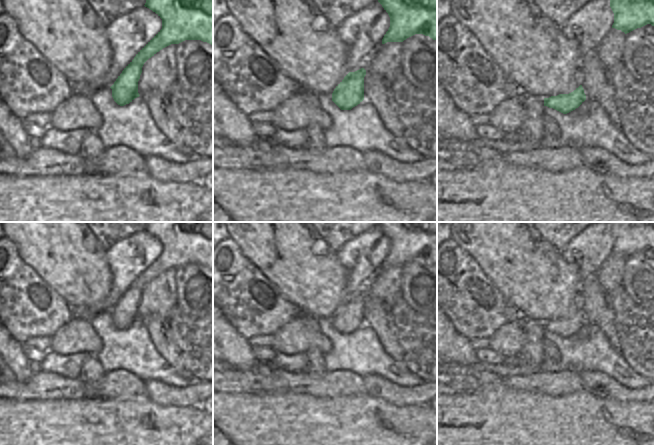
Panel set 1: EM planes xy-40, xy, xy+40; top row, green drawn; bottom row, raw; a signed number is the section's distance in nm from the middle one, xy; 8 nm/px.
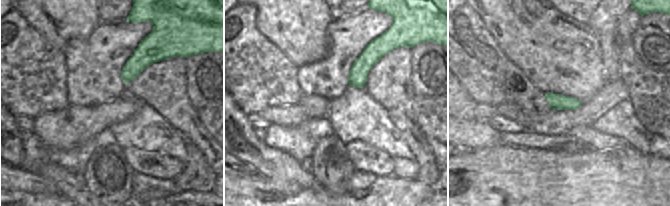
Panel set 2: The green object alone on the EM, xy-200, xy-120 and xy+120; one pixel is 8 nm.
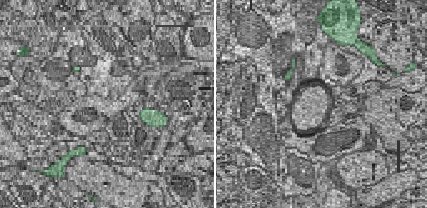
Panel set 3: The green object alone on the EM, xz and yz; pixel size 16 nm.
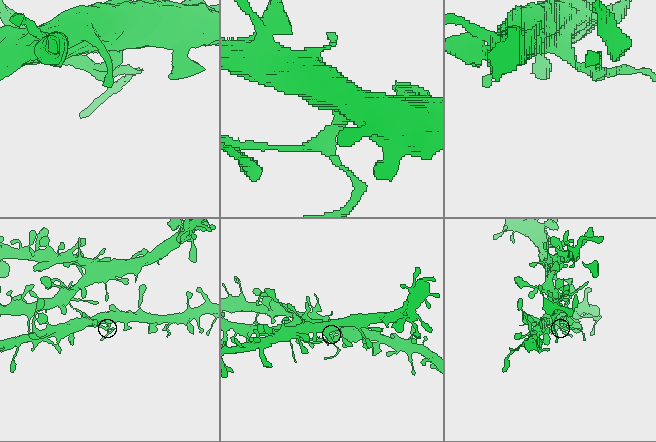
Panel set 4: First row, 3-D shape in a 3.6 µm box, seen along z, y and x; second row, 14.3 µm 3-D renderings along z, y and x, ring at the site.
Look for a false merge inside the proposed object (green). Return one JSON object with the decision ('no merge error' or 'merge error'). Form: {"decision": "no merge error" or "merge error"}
{"decision": "merge error"}

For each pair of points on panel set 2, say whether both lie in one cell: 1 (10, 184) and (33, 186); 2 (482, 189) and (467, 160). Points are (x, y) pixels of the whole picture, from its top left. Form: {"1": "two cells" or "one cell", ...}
{"1": "one cell", "2": "one cell"}

